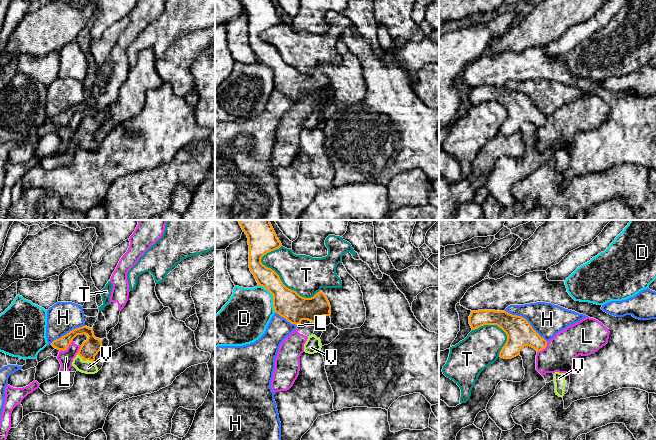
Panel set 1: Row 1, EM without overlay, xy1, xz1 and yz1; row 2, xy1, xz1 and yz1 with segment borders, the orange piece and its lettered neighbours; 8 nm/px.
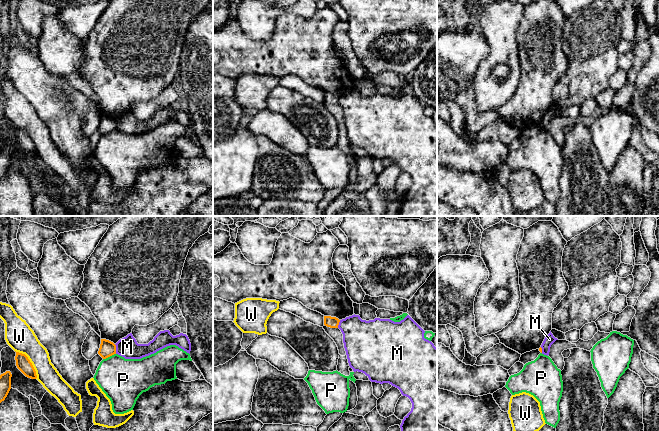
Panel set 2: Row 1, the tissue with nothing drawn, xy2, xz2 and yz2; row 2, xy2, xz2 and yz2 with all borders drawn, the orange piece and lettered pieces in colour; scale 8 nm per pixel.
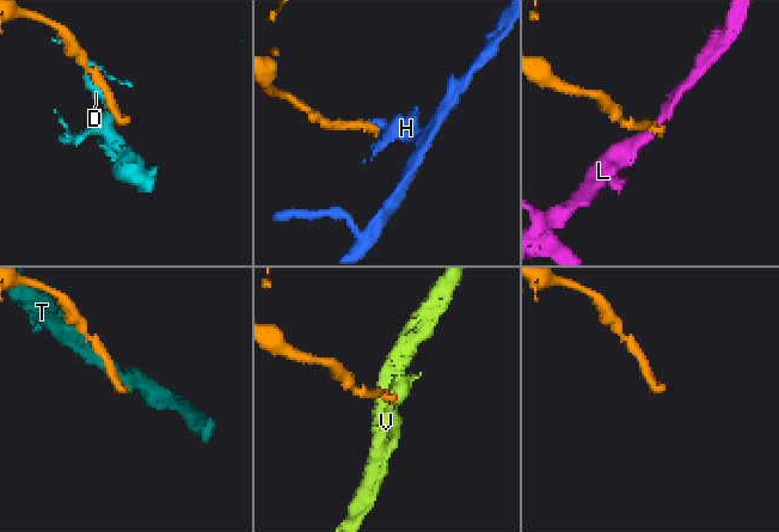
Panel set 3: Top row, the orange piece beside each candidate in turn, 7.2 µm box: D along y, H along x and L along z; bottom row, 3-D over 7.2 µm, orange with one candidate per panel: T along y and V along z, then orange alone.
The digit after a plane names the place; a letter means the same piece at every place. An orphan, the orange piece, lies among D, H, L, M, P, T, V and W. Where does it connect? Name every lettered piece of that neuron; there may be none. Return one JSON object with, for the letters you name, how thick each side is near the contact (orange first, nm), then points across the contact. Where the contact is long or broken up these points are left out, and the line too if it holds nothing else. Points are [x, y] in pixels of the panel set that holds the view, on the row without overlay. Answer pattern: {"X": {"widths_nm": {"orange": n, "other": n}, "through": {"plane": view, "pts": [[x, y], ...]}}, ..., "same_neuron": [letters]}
{"V": {"widths_nm": {"orange": 150, "other": 110}, "through": {"plane": "xy1", "pts": [[89, 125], [85, 136], [88, 143]]}}, "same_neuron": ["V"]}

